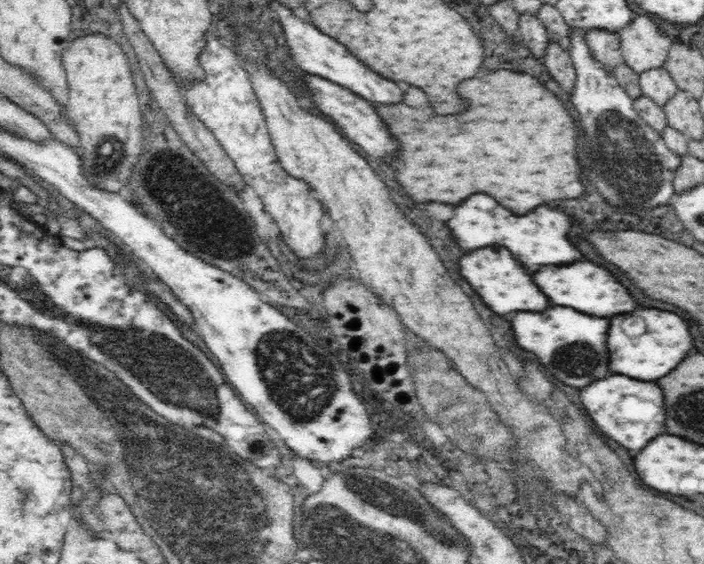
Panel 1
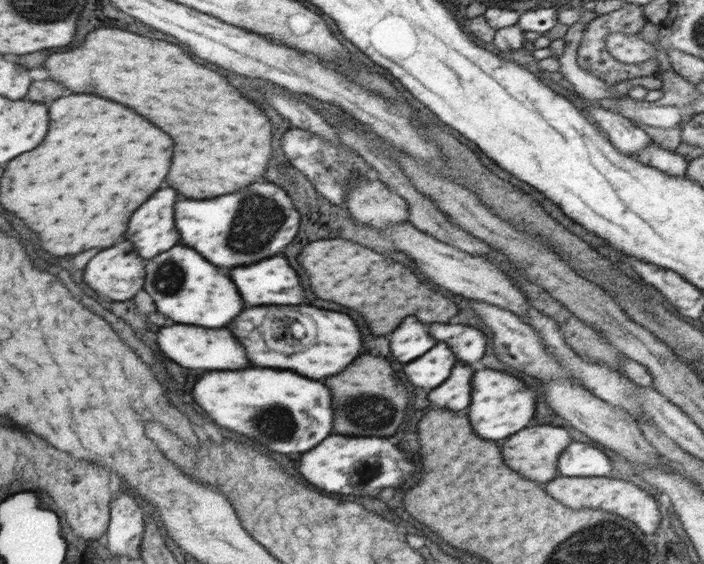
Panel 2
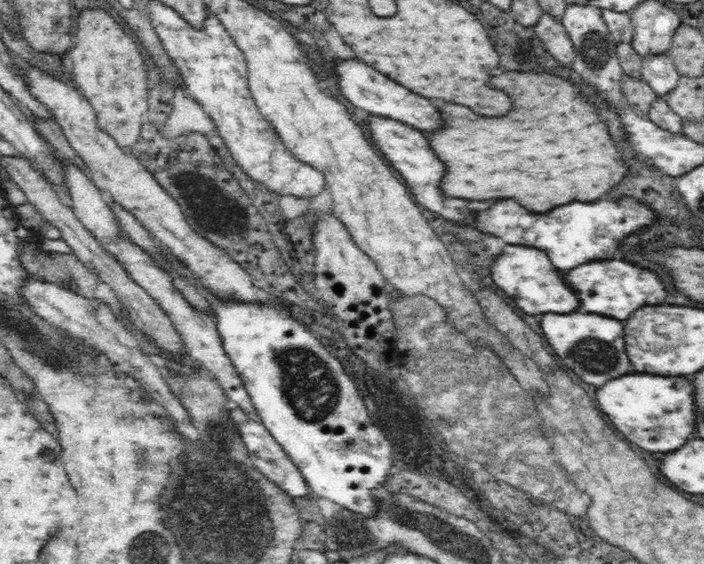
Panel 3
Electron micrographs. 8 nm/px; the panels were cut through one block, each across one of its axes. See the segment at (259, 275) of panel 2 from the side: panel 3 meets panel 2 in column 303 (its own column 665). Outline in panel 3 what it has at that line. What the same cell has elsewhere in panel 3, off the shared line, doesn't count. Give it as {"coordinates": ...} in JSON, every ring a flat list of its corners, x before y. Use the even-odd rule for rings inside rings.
{"coordinates":[[606,260,606,262,592,262,570,270,566,276,570,288,574,288,580,296,582,308,588,312,596,312,602,316,626,320,634,310,650,304,662,304,668,296,664,280,638,264,628,260]]}

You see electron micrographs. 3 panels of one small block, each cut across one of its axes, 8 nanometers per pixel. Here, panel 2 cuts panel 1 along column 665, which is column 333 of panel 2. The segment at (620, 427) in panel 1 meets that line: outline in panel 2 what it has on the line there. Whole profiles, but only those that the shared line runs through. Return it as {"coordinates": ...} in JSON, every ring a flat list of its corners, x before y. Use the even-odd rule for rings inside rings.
{"coordinates":[[248,368,238,372,210,372,196,382,192,394,220,426,244,434,274,452,308,452,334,430,330,388,290,370]]}

